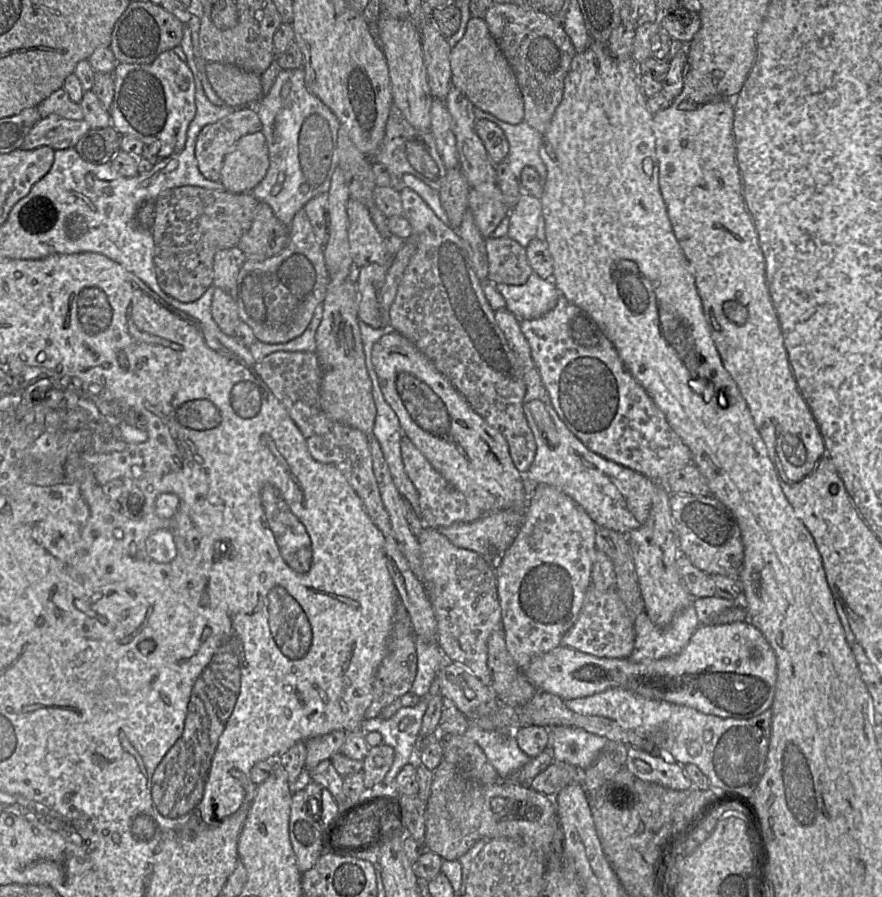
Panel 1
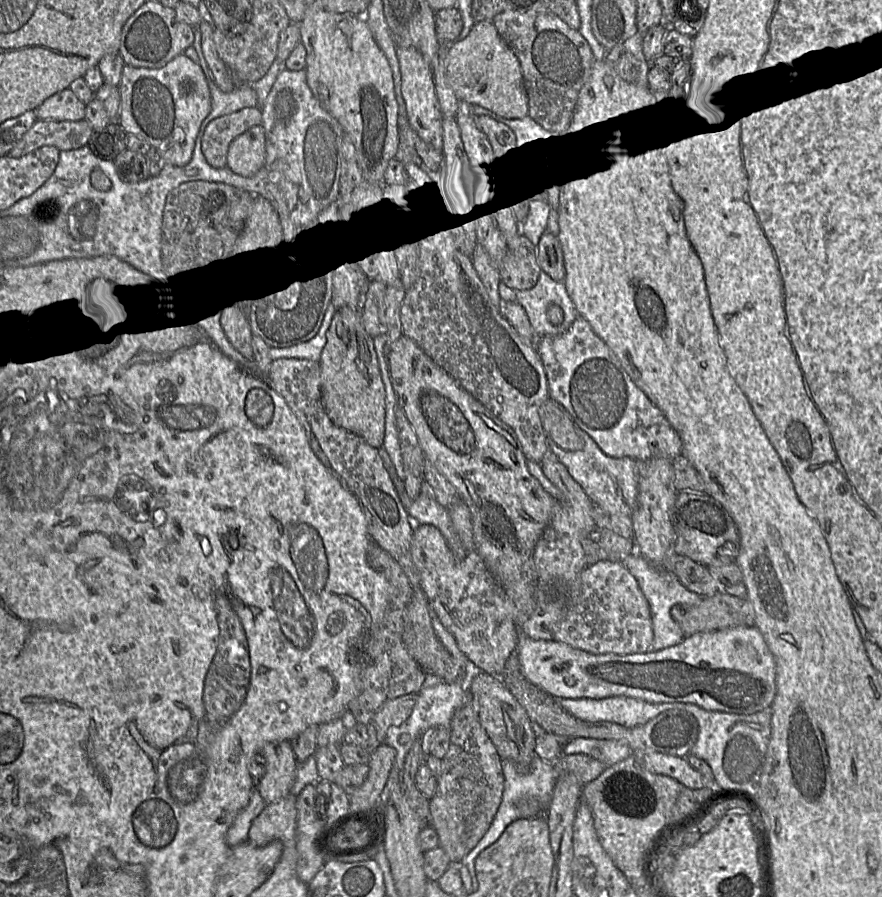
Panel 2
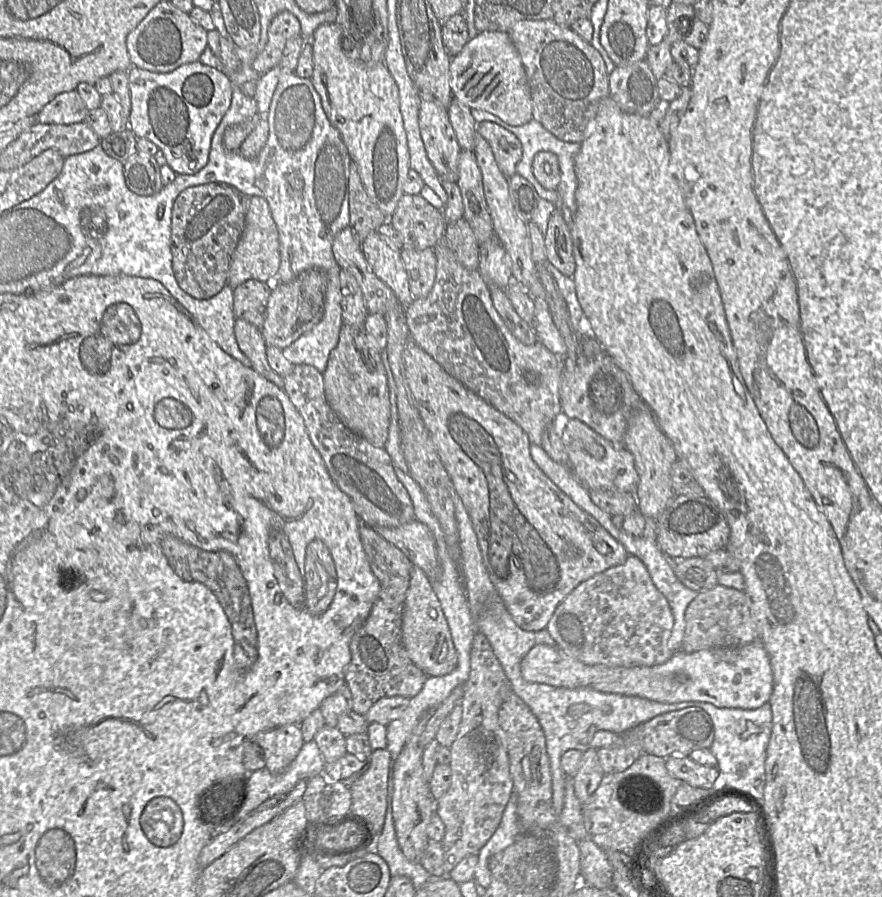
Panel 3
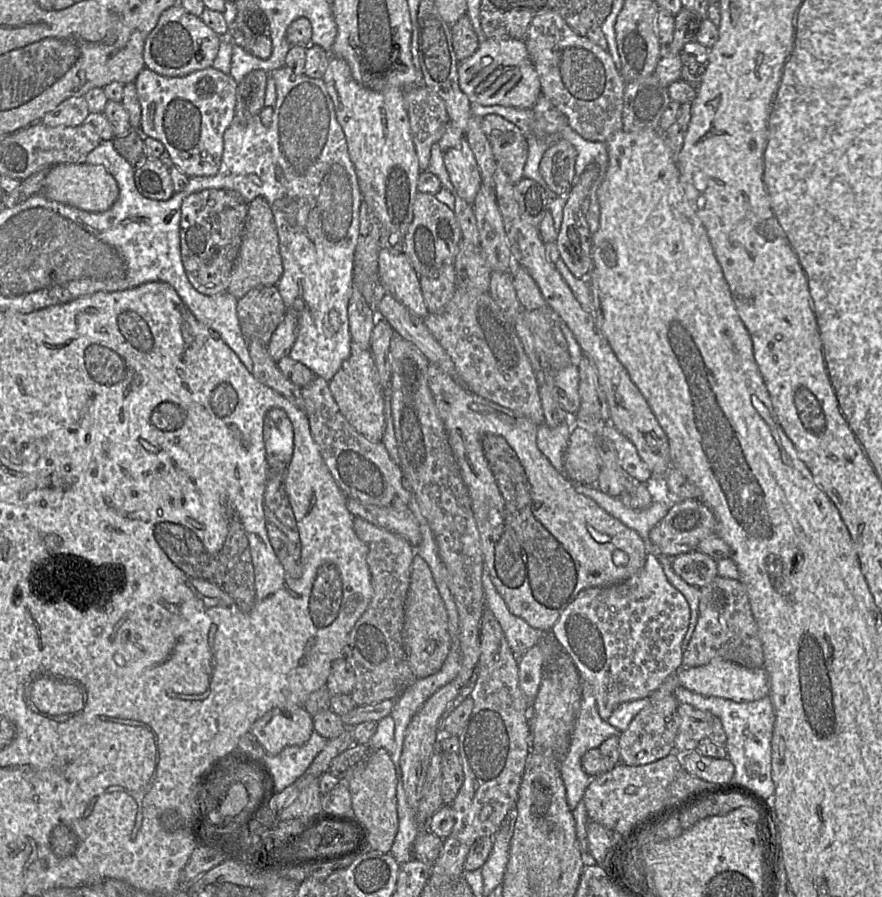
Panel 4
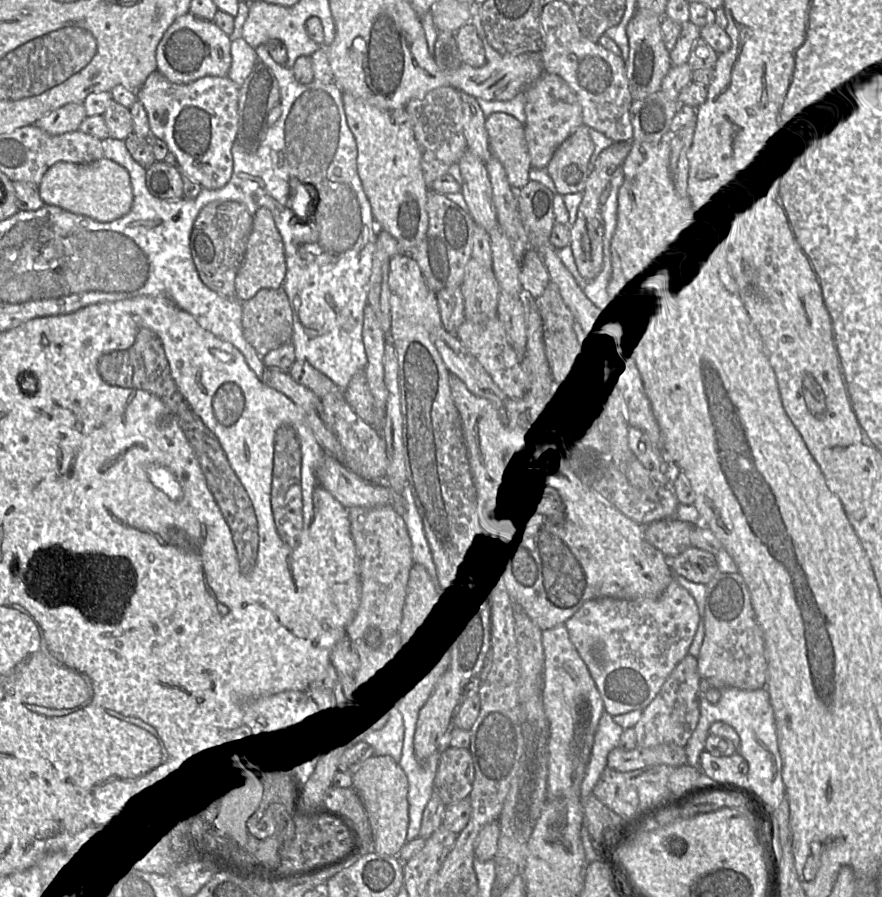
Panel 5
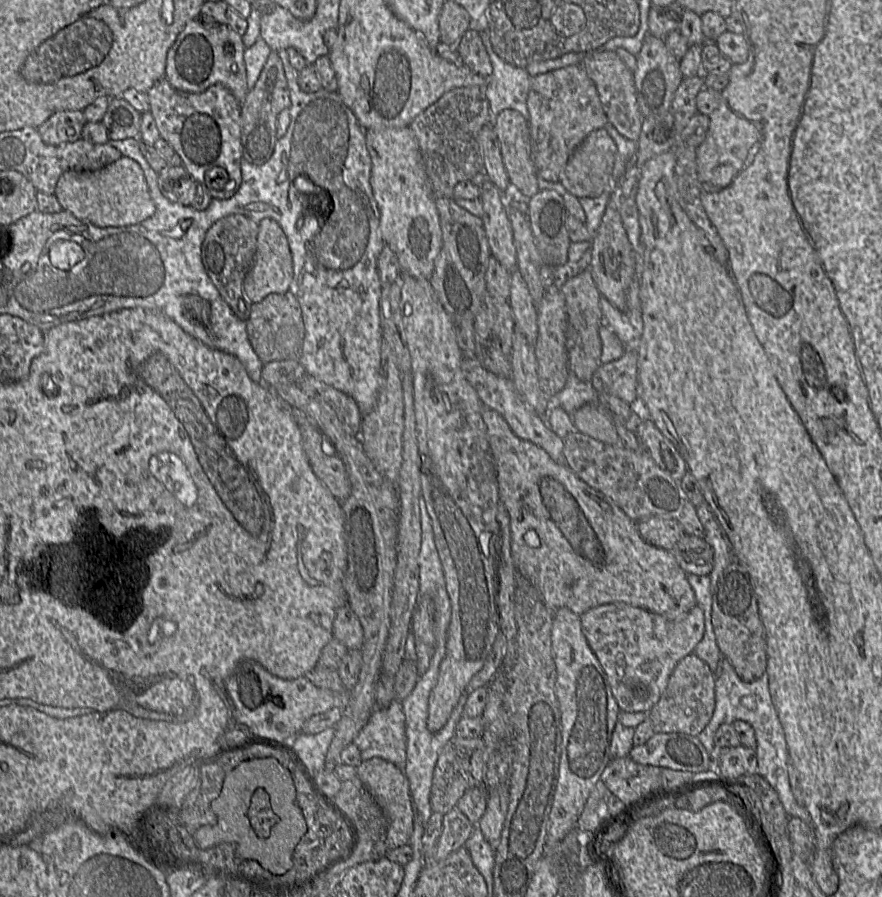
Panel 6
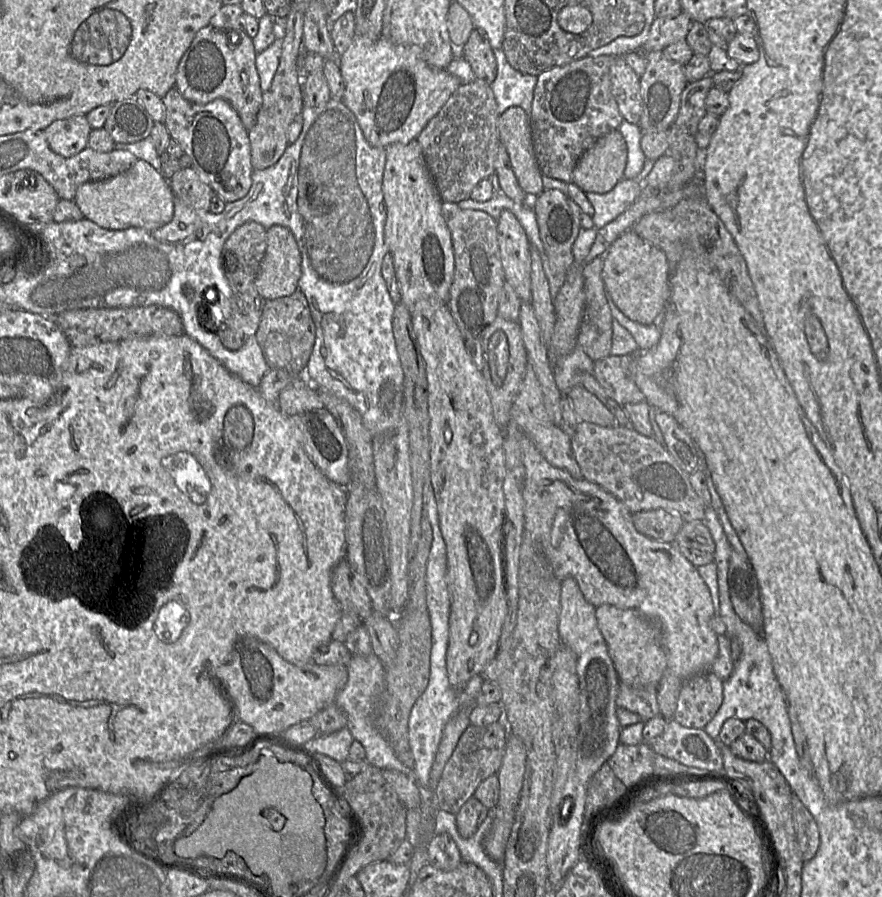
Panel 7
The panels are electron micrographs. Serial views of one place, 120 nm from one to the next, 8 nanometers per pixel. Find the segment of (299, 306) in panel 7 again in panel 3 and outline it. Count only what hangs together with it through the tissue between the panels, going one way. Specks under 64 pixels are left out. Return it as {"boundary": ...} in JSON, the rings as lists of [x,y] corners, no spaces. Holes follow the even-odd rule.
{"boundary":[[[250,279],[233,289],[235,318],[243,319],[259,330],[262,328],[272,282]]]}

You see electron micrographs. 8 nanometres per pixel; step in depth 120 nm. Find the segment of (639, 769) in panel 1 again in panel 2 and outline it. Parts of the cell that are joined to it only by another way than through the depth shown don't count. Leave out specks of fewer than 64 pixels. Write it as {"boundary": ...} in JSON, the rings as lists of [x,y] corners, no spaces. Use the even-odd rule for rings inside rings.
{"boundary":[[[659,752],[635,755],[640,757],[644,767],[652,773],[671,777],[690,789],[705,787],[702,775],[687,762],[685,757]]]}

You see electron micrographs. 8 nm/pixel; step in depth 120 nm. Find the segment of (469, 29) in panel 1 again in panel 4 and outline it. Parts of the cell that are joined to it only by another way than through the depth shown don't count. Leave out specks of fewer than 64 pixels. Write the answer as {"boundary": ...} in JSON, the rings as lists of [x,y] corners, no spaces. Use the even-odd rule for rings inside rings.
{"boundary":[[[486,39],[480,43],[473,55],[458,66],[458,84],[471,103],[484,106],[502,105],[521,109],[532,109],[541,94],[539,76],[527,51],[524,41]]]}

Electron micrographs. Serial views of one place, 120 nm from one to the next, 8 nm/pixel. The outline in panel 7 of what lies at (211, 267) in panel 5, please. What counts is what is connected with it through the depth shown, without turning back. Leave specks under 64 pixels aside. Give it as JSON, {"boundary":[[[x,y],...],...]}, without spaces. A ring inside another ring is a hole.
{"boundary":[[[248,221],[233,231],[233,233],[226,240],[223,247],[222,267],[232,290],[232,309],[231,316],[227,321],[224,321],[225,324],[223,323],[223,327],[221,327],[219,331],[217,331],[216,328],[213,328],[212,331],[218,334],[223,346],[231,351],[239,350],[245,344],[248,338],[256,334],[259,326],[262,307],[265,300],[259,295],[256,290],[255,279],[259,272],[260,265],[267,247],[266,230],[267,229],[260,223],[255,221]]]}

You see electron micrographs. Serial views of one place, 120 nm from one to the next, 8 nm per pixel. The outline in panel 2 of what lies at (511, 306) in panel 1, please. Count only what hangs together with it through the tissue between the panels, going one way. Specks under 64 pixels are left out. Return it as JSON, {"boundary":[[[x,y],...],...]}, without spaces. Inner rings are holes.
{"boundary":[[[543,270],[535,286],[530,289],[516,290],[515,301],[525,309],[535,340],[564,333],[579,316],[564,282],[553,280]],[[552,304],[563,310],[564,318],[560,325],[554,325],[548,319],[548,307]]]}

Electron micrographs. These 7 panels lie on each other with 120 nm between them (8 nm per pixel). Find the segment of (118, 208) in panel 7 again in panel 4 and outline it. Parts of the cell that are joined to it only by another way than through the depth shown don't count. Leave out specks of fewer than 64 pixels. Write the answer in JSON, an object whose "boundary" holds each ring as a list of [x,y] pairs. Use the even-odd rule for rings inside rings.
{"boundary":[[[61,163],[50,168],[41,193],[50,200],[84,211],[104,212],[110,209],[118,199],[119,187],[115,178],[103,165]]]}

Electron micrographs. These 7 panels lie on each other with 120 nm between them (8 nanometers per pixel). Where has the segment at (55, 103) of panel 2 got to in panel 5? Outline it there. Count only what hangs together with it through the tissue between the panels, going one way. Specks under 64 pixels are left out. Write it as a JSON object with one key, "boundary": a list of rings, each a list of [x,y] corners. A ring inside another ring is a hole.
{"boundary":[[[69,103],[45,115],[34,125],[51,135],[61,135],[79,130],[86,116],[84,104]]]}

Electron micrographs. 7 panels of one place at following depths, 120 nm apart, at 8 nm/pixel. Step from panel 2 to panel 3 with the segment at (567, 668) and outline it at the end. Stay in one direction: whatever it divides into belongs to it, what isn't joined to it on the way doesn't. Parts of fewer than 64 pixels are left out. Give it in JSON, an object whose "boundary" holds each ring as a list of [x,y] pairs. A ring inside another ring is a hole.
{"boundary":[[[761,640],[727,648],[685,653],[681,650],[663,664],[649,667],[588,665],[558,646],[536,644],[521,662],[521,674],[529,683],[557,688],[589,687],[603,693],[637,696],[663,703],[708,702],[718,708],[754,710],[769,702],[773,691],[773,671]]]}

